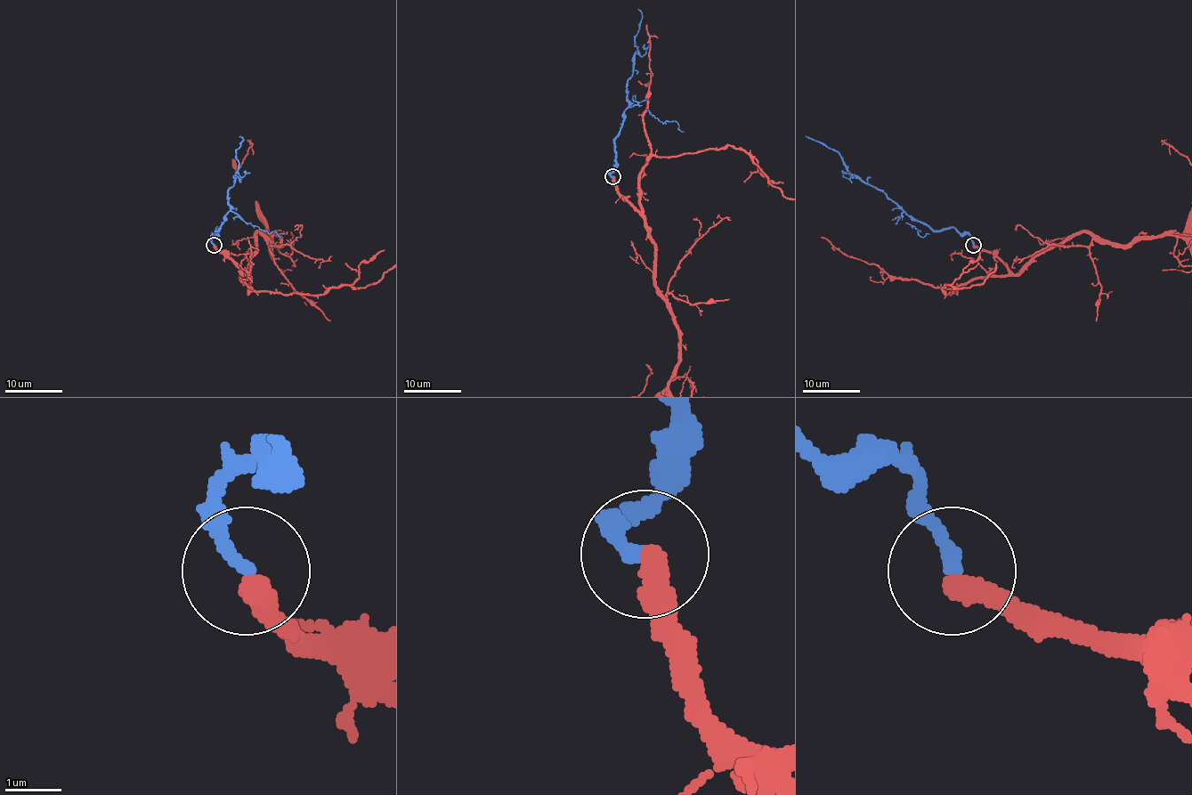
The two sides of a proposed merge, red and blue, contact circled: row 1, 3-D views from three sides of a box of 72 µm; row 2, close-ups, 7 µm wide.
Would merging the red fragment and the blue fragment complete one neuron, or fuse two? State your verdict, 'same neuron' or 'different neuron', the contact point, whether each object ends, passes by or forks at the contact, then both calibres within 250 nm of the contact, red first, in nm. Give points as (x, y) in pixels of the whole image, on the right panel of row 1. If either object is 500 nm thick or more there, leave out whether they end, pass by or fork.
different neuron | (973, 245) | red ends | blue ends | 420/260 nm

